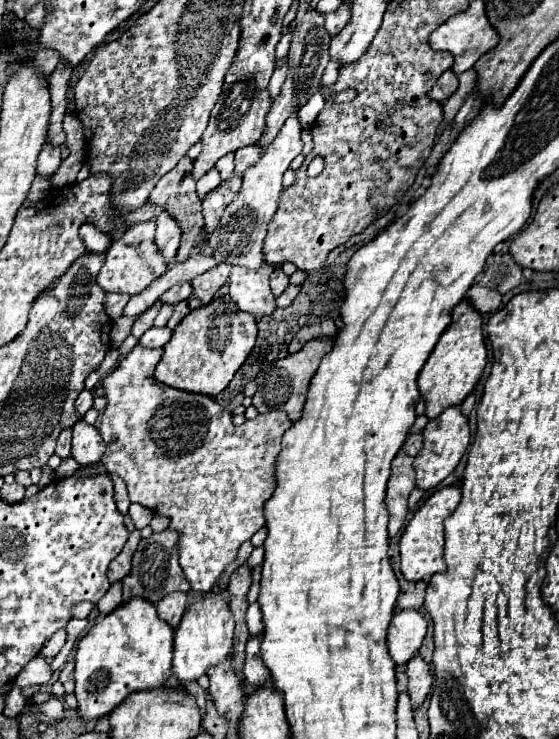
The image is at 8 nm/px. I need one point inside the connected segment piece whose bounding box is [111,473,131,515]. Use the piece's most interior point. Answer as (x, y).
(121, 498)

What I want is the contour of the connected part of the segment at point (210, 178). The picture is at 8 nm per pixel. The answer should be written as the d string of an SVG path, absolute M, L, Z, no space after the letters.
M211 167L199 181L197 181L197 191L201 193L201 199L203 195L207 195L207 191L211 191L215 185L221 183L221 177L219 177L219 171L217 167Z

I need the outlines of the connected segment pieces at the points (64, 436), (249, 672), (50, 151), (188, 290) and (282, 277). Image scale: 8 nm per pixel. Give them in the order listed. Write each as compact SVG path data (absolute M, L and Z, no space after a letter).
M63 429L57 437L57 447L55 447L55 453L59 457L69 457L71 455L71 429Z
M261 635L247 641L247 659L245 659L245 679L253 689L263 687L263 661L261 661Z
M43 145L43 151L39 153L39 161L37 161L37 175L45 177L45 179L53 179L53 175L57 173L61 165L61 151L59 147L51 147L51 145Z
M189 281L177 283L177 285L173 285L171 289L167 289L167 291L161 295L161 301L163 301L163 303L169 303L169 305L175 305L175 303L179 303L179 301L185 301L191 293L193 293L193 287L191 287Z
M275 267L273 273L271 273L271 279L269 279L269 285L271 285L273 295L279 297L279 295L285 291L285 287L289 285L289 277L287 277L279 267Z

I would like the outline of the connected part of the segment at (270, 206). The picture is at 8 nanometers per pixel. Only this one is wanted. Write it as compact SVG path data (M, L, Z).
M299 109L291 113L291 117L283 123L277 137L261 151L261 157L257 163L247 167L243 173L243 185L237 191L235 199L229 203L227 211L221 217L221 225L211 233L209 245L213 249L213 259L223 261L229 265L243 265L247 269L259 269L263 263L263 239L267 233L267 223L271 221L279 193L283 191L281 177L287 171L289 163L301 153L301 123L297 117Z

